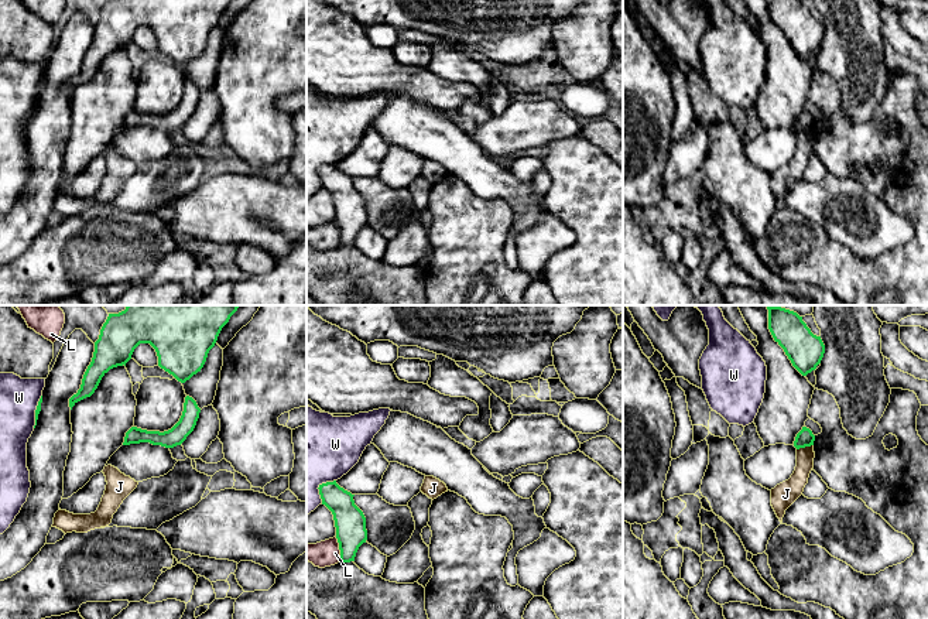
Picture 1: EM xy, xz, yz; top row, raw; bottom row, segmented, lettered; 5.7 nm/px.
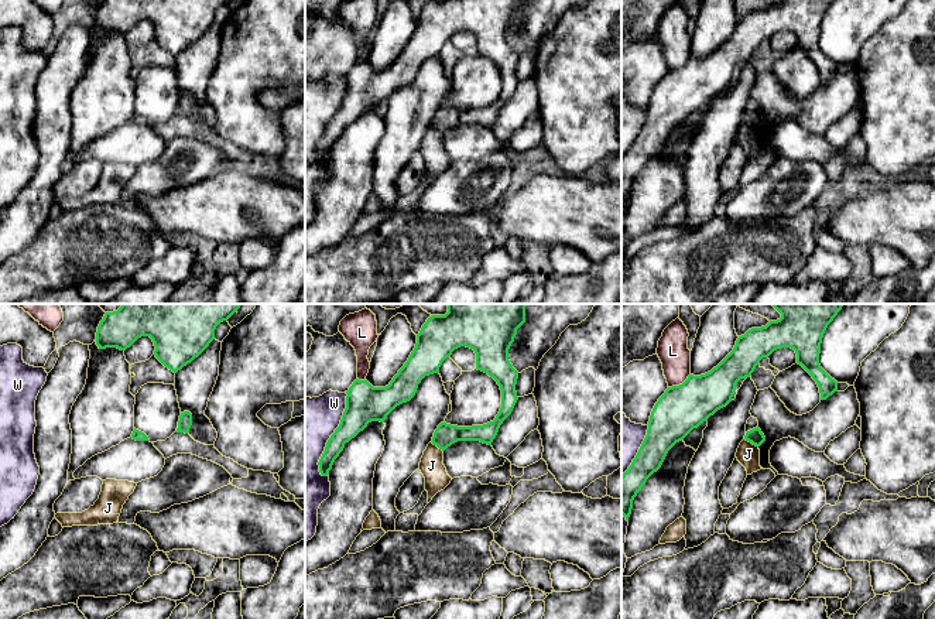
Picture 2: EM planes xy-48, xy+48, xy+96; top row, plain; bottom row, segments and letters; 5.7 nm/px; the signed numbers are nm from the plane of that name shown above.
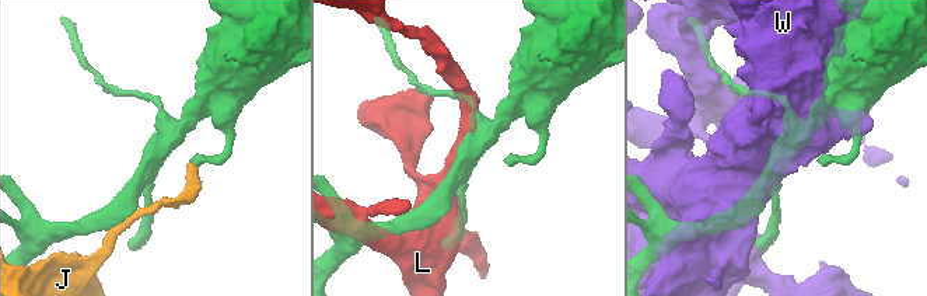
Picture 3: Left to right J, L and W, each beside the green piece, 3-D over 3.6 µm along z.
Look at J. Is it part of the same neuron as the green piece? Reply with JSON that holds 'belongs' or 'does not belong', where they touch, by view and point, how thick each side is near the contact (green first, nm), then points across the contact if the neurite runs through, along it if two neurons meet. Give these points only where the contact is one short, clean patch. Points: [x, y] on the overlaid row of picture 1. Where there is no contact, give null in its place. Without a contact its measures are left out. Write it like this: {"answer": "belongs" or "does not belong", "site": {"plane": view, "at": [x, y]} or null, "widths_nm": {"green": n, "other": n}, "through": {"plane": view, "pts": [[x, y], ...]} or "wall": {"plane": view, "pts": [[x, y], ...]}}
{"answer": "does not belong", "site": {"plane": "yz", "at": [804, 447]}, "widths_nm": {"green": 100, "other": 120}}

